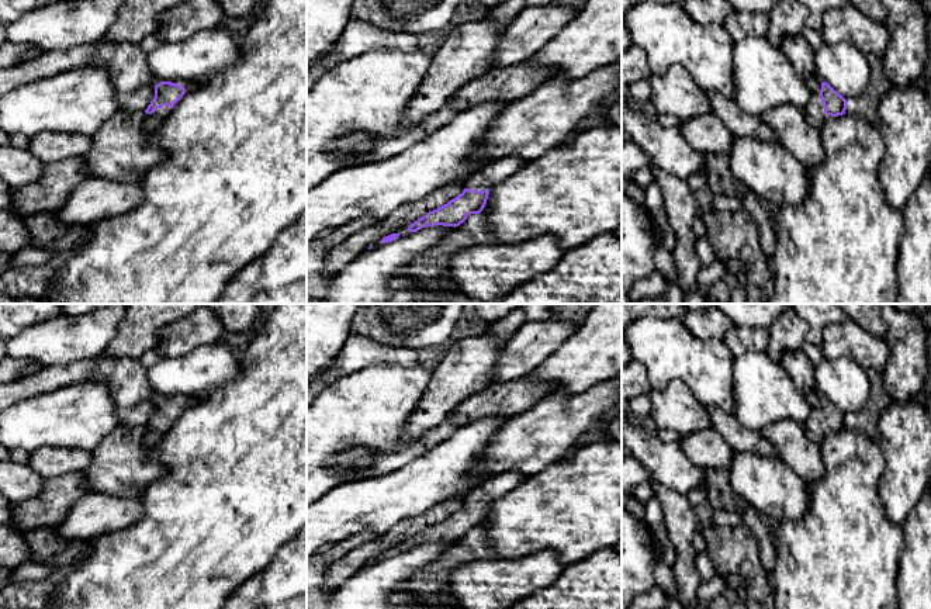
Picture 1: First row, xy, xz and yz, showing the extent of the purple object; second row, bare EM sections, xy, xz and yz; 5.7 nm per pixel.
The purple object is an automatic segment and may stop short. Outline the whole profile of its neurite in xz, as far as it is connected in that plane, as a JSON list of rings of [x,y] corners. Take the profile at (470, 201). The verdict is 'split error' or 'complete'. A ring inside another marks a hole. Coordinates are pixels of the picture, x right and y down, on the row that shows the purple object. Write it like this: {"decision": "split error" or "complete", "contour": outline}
{"decision": "split error", "contour": [[[519,155],[496,159],[478,170],[464,183],[466,188],[456,198],[411,224],[406,231],[416,232],[425,226],[458,226],[470,214],[480,214],[488,200],[489,188],[506,180],[527,165]]]}

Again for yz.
{"decision": "split error", "contour": [[[823,82],[820,94],[813,96],[803,111],[809,124],[820,129],[828,115],[838,117],[845,114],[847,103],[828,83]]]}

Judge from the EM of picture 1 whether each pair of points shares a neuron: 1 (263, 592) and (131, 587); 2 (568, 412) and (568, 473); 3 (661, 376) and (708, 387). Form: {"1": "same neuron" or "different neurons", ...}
{"1": "different neurons", "2": "different neurons", "3": "same neuron"}

